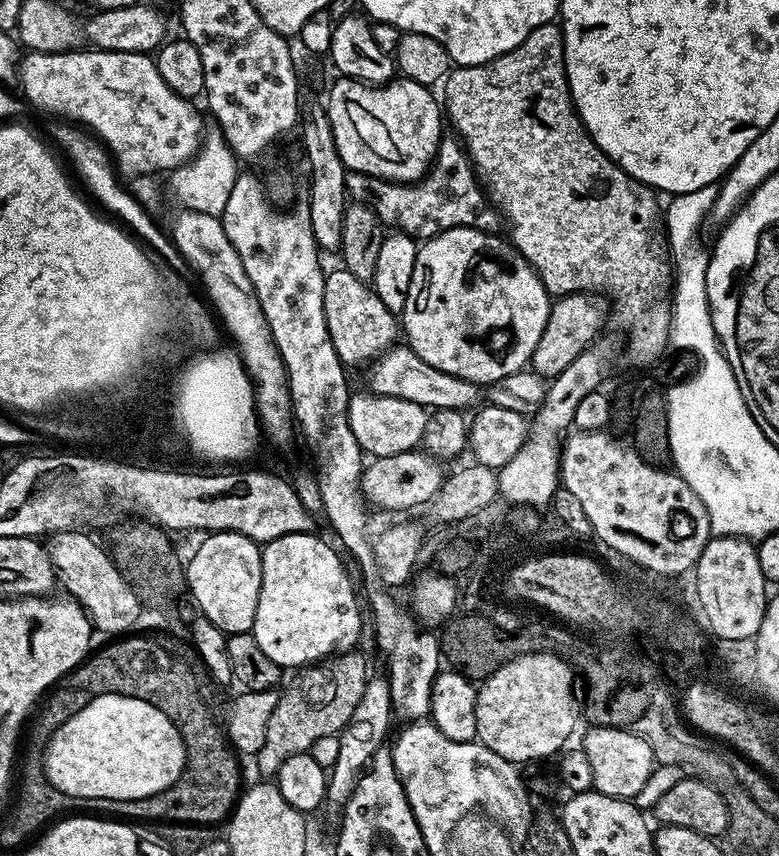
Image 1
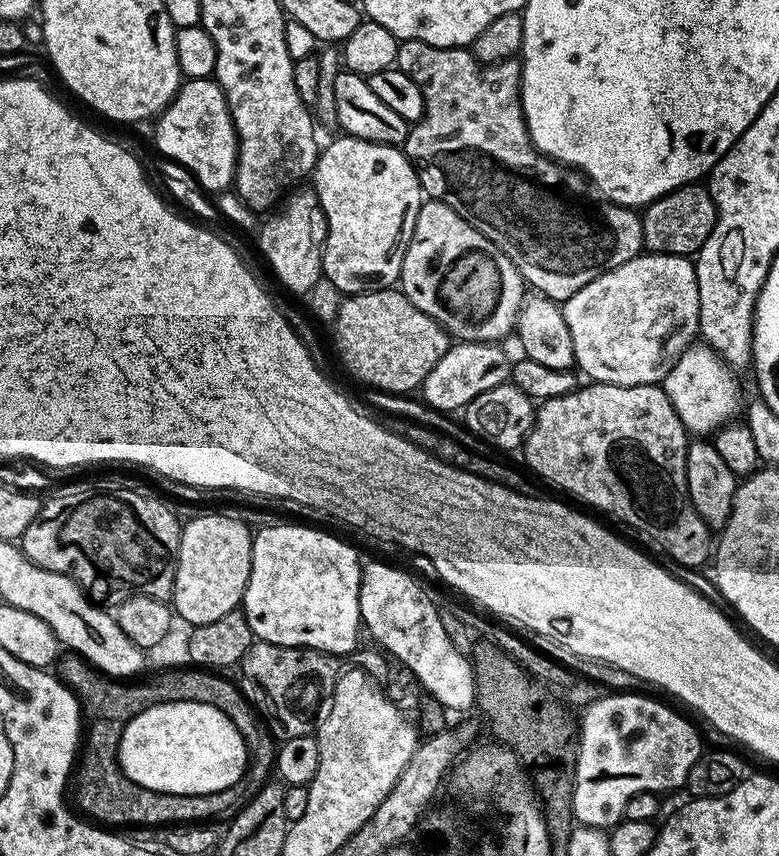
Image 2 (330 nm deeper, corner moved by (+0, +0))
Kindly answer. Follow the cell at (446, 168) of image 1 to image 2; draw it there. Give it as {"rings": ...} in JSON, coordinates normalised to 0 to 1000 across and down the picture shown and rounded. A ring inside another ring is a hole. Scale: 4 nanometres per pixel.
{"rings":[[[521,47],[513,53],[508,64],[507,78],[512,79],[516,86],[525,89],[537,99],[542,105],[542,114],[544,116],[544,133],[525,148],[524,160],[516,169],[519,181],[534,196],[534,206],[539,210],[543,228],[551,234],[561,234],[569,238],[574,238],[582,232],[579,229],[585,224],[584,194],[580,192],[560,192],[556,194],[555,201],[549,201],[544,187],[573,186],[575,178],[570,172],[574,168],[606,168],[606,248],[597,246],[594,249],[596,257],[603,259],[603,264],[608,264],[608,269],[614,269],[620,276],[629,278],[629,283],[634,283],[634,287],[639,287],[639,292],[644,292],[644,297],[650,297],[650,301],[655,301],[655,306],[660,306],[660,311],[666,315],[668,322],[679,338],[688,336],[683,339],[703,350],[723,353],[732,349],[737,343],[742,343],[742,339],[747,339],[747,334],[763,329],[763,325],[809,306],[815,299],[823,298],[828,293],[824,252],[820,246],[800,242],[788,237],[787,234],[777,234],[764,223],[760,223],[761,225],[755,224],[755,220],[757,221],[756,211],[743,200],[706,186],[684,171],[678,148],[673,141],[673,130],[668,123],[668,82],[670,75],[666,69],[623,72],[615,70],[601,56],[564,56],[562,54],[552,54],[547,49]]]}

